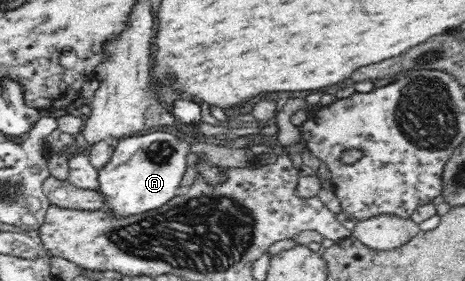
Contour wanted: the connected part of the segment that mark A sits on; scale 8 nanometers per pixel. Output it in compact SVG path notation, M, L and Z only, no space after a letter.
M163 131L131 135L115 143L112 158L98 170L98 192L105 199L108 210L117 218L144 214L167 204L181 186L187 166L190 144L184 139Z

